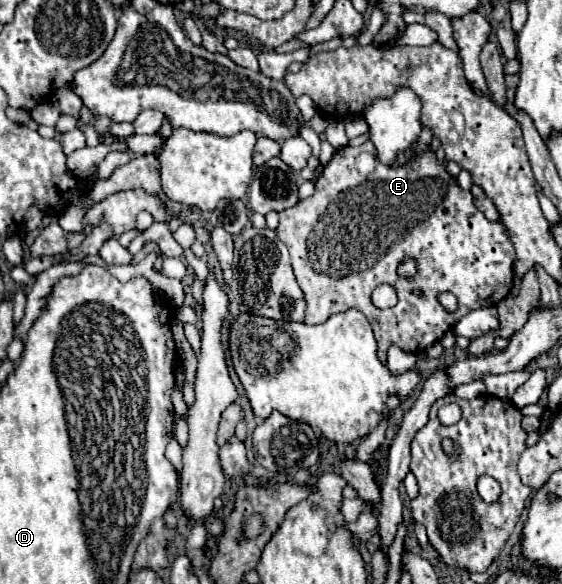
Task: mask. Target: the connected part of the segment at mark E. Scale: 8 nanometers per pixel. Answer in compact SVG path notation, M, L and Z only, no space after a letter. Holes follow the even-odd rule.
M366 142L356 148L346 146L336 150L334 158L328 162L328 166L324 166L320 178L316 180L314 194L280 214L280 226L276 234L290 250L296 282L308 302L304 322L320 324L348 308L360 310L374 328L378 354L386 364L386 352L390 346L420 354L438 342L444 332L452 330L458 318L470 310L496 306L500 300L504 300L510 294L514 282L516 252L502 222L488 222L488 218L484 218L484 214L474 206L472 194L464 192L456 184L456 178L444 170L430 148L420 158L412 156L408 166L384 166L374 162L372 172L368 174L362 174L356 168L356 158L360 154L376 156L376 148L372 142ZM406 258L412 258L418 268L416 276L412 278L400 276L396 270ZM380 284L390 284L396 290L396 306L380 310L372 304L370 294ZM414 288L422 290L420 298L410 294ZM440 292L452 292L458 298L456 312L450 314L440 306L436 298Z

